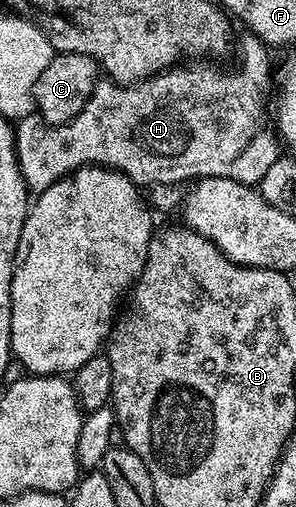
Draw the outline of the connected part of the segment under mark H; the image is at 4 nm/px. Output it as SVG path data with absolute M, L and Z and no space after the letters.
M245 34L242 40L240 37L239 48L240 44L241 57L237 60L237 69L235 69L234 72L224 72L223 69L216 68L213 64L208 64L208 62L213 63L208 59L197 58L194 64L182 63L180 66L174 66L164 72L158 72L157 75L152 76L149 80L142 80L140 84L122 86L113 83L113 81L108 78L101 78L98 79L97 84L94 86L87 106L83 106L83 110L75 118L71 118L71 122L67 122L66 124L41 123L38 117L33 114L16 121L17 157L19 158L21 173L25 179L25 185L29 187L30 193L39 194L43 190L50 188L56 180L62 180L65 176L69 176L72 172L77 171L78 168L86 166L115 168L117 171L123 173L124 176L128 176L129 179L138 186L144 186L144 184L146 184L146 186L155 184L176 184L181 186L184 185L184 180L193 182L198 178L208 178L211 176L231 179L237 183L250 186L260 185L263 174L267 174L267 170L271 170L271 166L279 159L279 152L277 152L277 144L279 148L278 137L276 135L273 137L267 129L261 128L261 111L265 108L265 95L267 95L268 92L270 95L271 89L275 84L275 64L269 61L270 49L267 47L265 41L259 39L257 36Z

